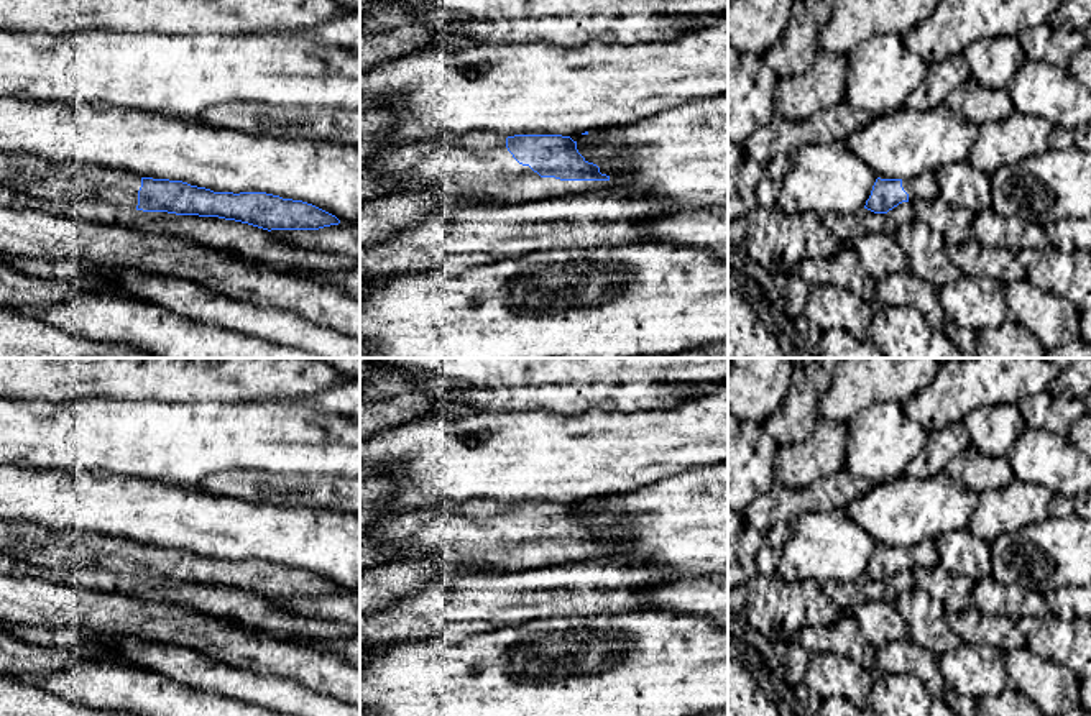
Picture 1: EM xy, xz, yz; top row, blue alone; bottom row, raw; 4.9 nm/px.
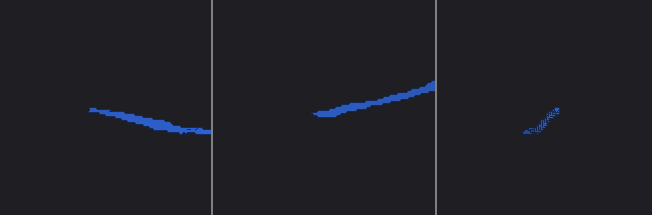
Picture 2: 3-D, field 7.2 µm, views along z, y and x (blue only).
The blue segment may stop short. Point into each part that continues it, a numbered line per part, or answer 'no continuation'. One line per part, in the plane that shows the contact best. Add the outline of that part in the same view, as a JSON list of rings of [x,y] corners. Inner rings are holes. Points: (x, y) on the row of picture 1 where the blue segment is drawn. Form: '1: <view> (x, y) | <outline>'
1: xz (478, 166) | [[[493,133],[437,136],[381,148],[366,163],[366,169],[403,182],[404,192],[437,192],[450,195],[452,200],[472,199],[480,205],[598,192],[610,184],[541,177],[513,158],[506,136]]]

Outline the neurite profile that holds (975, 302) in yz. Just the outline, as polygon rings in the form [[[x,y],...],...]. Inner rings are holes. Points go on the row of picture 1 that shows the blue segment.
[[[961,274],[938,287],[938,299],[946,319],[974,333],[999,327],[1010,317],[1004,284],[989,276]]]

